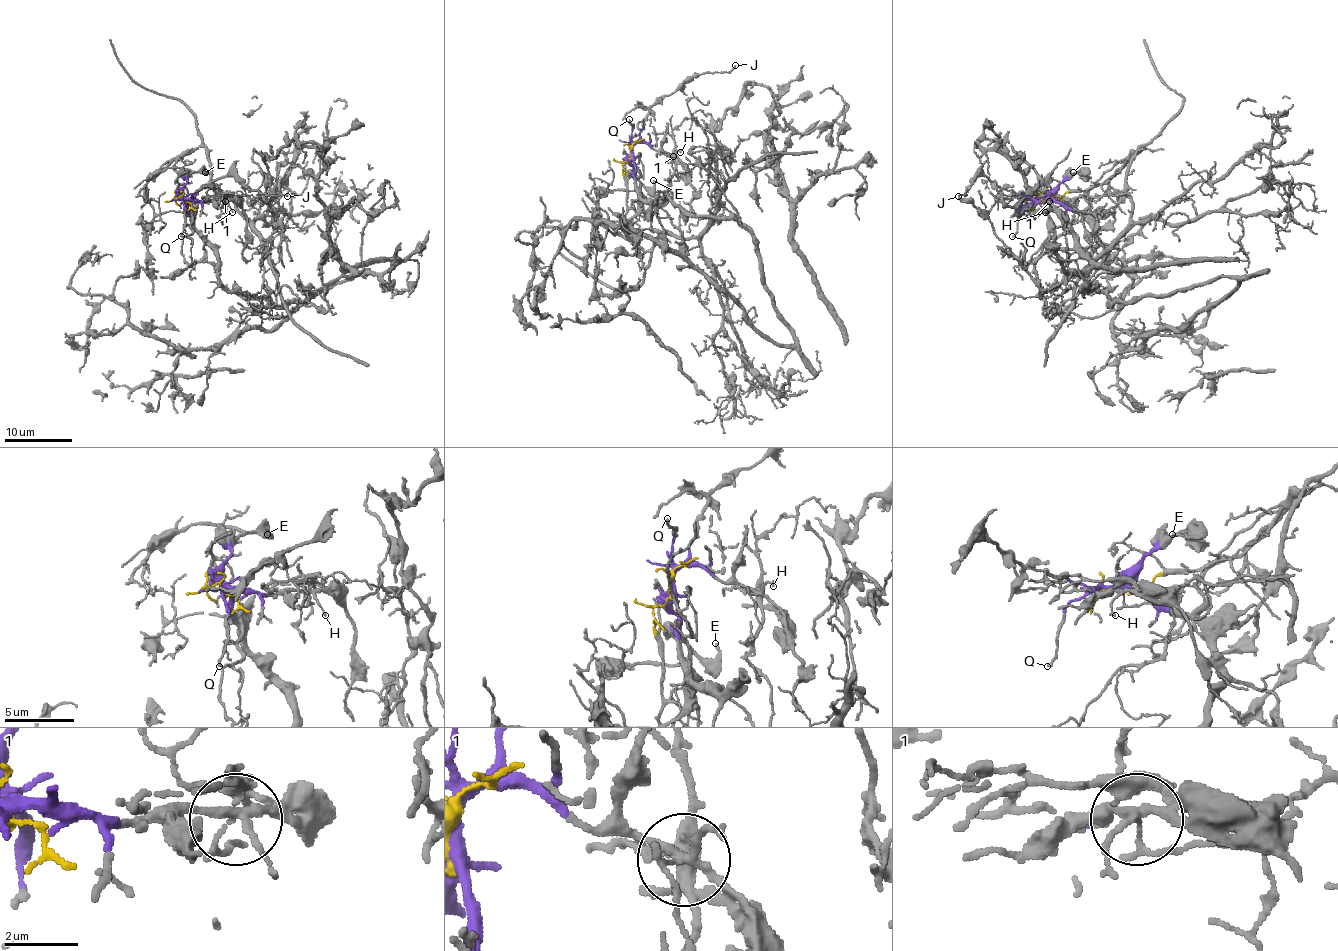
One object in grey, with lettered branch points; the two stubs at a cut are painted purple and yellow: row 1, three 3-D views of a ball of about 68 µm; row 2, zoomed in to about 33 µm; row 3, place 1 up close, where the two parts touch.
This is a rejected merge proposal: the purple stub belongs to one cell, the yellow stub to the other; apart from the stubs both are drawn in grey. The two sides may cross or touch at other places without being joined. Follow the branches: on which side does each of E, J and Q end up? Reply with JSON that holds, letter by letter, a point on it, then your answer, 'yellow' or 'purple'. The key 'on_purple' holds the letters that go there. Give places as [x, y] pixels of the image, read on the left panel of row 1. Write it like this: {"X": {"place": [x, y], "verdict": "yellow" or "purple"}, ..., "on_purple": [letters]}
{"E": {"place": [205, 172], "verdict": "purple"}, "J": {"place": [287, 196], "verdict": "purple"}, "Q": {"place": [181, 236], "verdict": "purple"}, "on_purple": ["E", "J", "Q"]}

